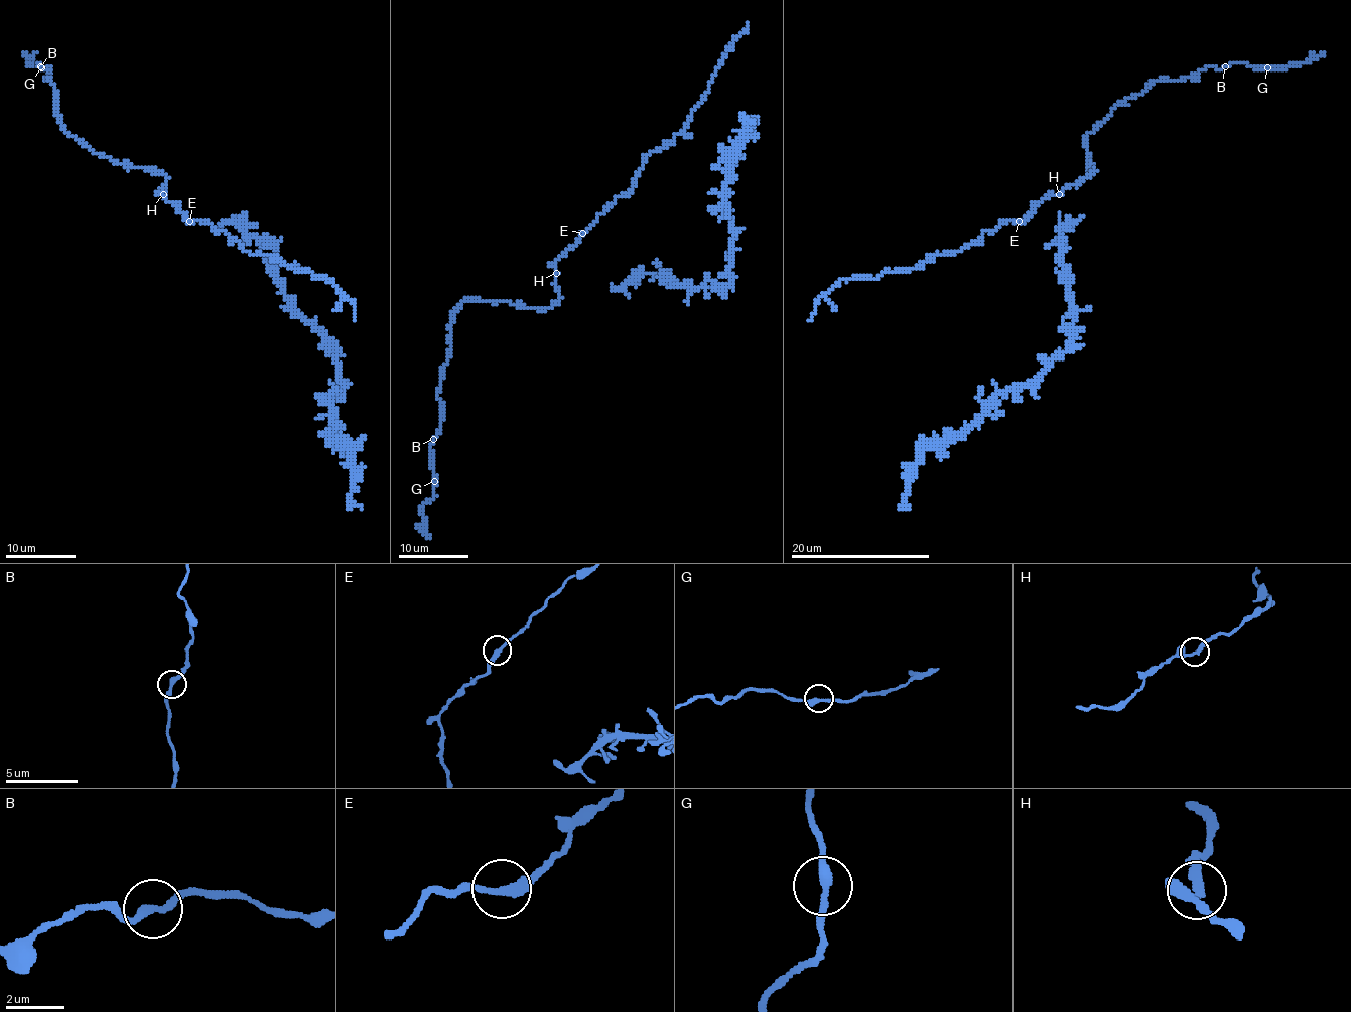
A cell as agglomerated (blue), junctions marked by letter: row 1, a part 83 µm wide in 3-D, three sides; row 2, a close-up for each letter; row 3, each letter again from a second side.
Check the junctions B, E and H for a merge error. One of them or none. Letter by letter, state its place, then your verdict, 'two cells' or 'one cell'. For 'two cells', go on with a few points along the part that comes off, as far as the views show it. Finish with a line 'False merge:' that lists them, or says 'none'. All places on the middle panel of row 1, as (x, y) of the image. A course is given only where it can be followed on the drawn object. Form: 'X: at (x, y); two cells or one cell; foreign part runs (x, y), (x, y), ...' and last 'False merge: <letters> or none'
B: at (433, 439); one cell
E: at (582, 233); one cell
H: at (556, 273); one cell
False merge: none

